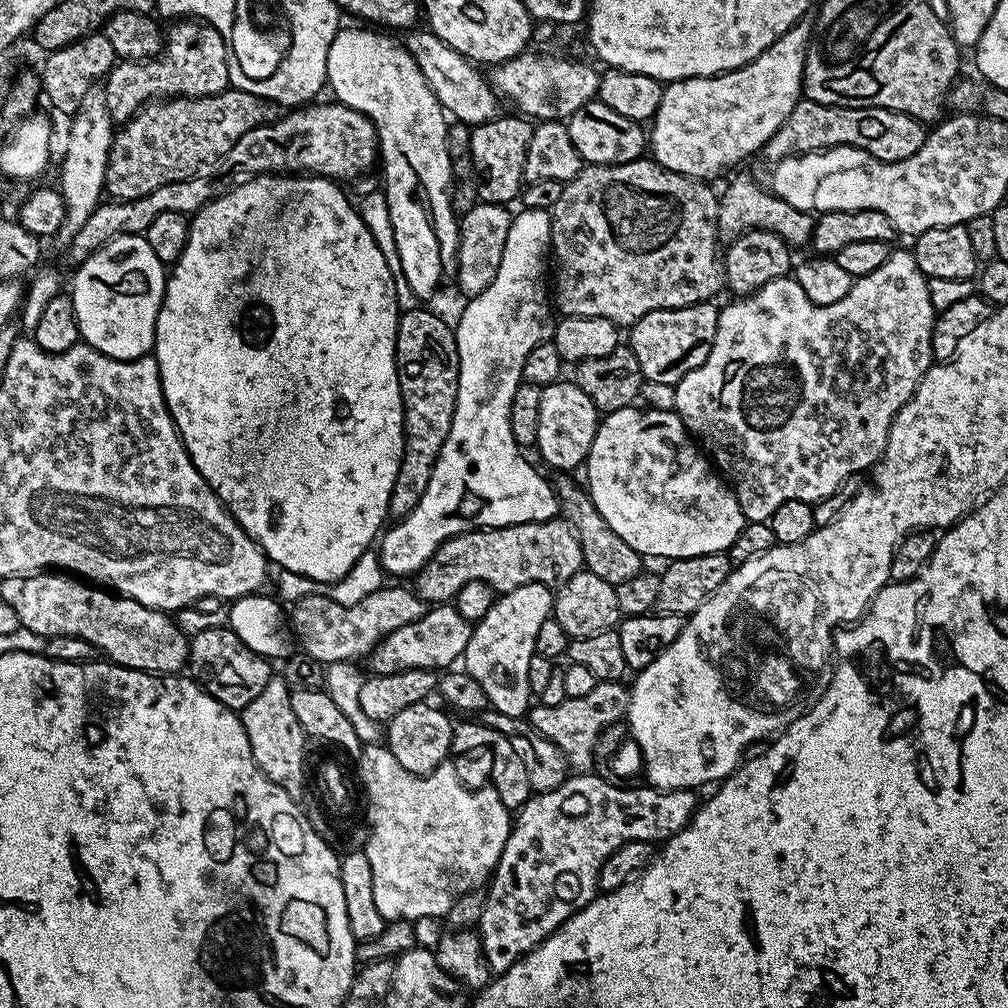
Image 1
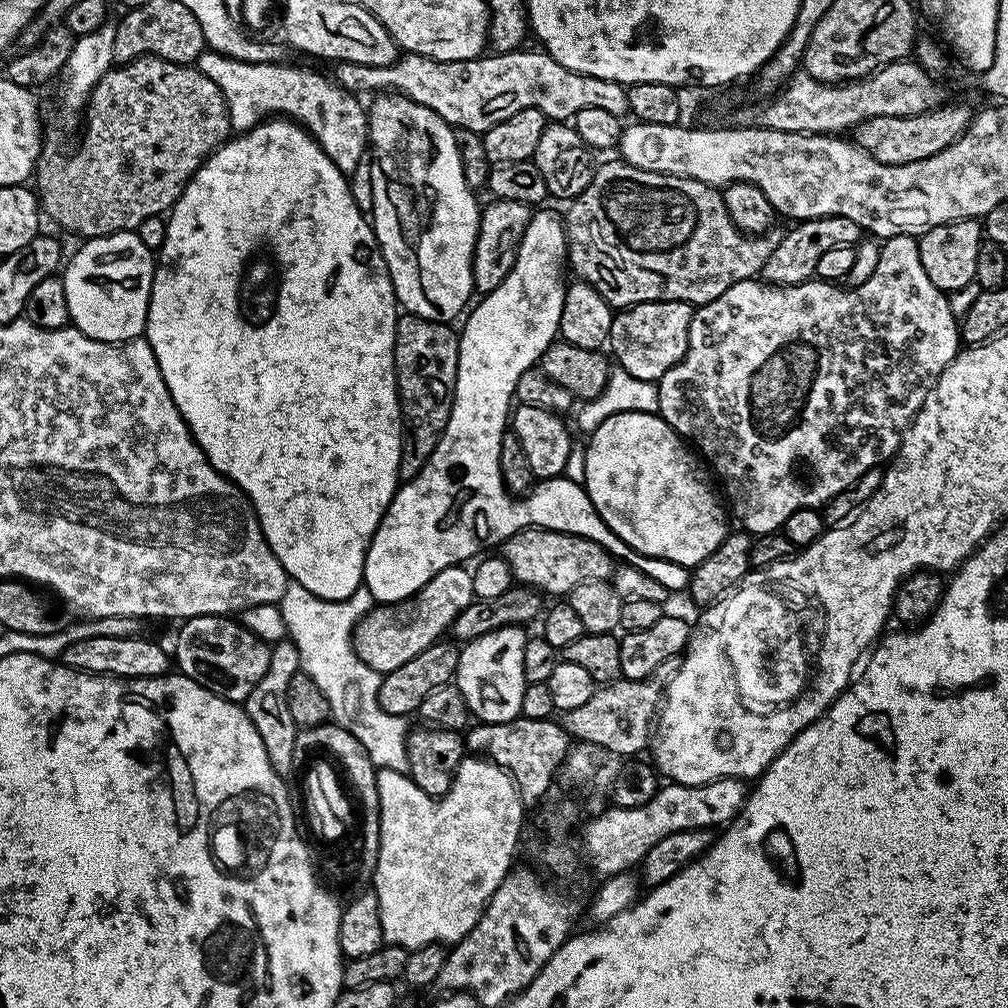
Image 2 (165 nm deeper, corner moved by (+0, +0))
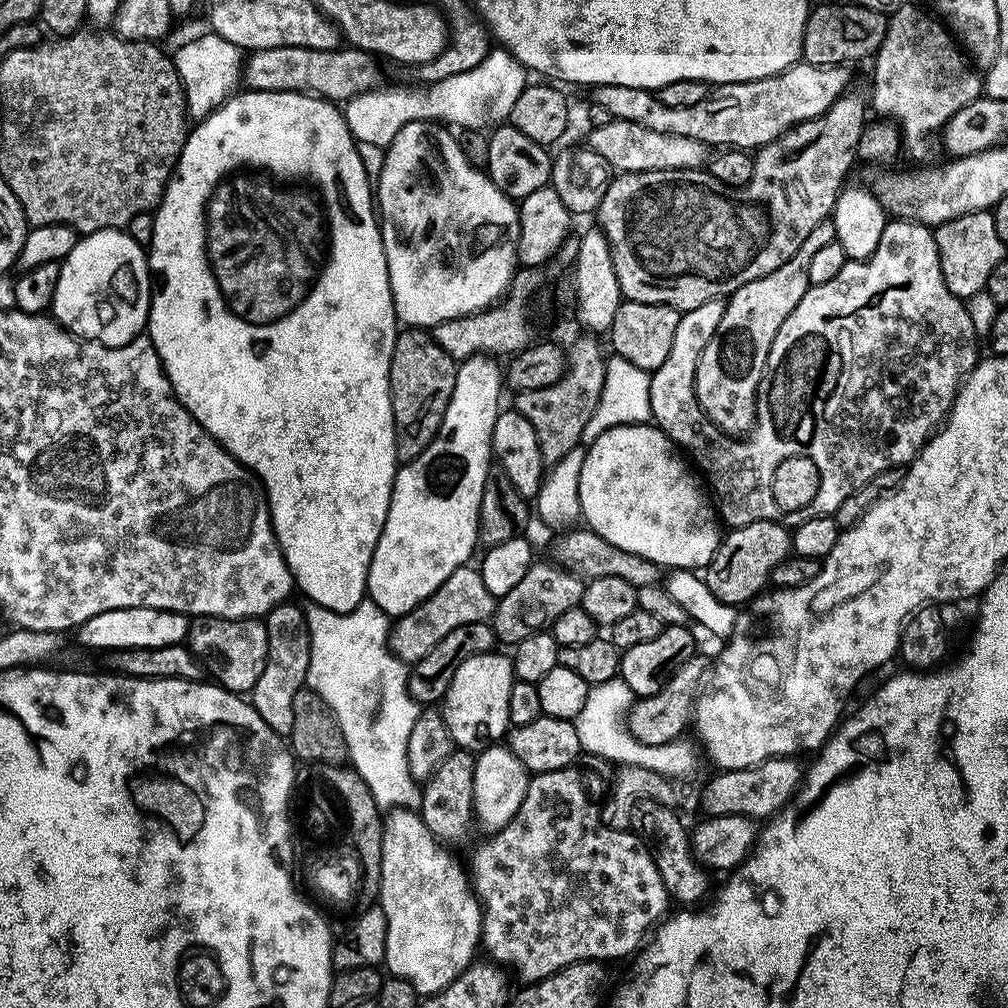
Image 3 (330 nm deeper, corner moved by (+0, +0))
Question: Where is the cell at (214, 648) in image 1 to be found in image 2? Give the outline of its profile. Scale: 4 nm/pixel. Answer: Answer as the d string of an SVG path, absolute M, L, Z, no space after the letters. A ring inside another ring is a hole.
M231 615L226 616L190 616L183 621L180 633L176 636L176 652L174 648L174 664L183 675L188 676L194 682L206 686L214 694L226 698L230 702L243 705L248 695L262 682L262 674L270 666L270 644L247 629L239 619Z

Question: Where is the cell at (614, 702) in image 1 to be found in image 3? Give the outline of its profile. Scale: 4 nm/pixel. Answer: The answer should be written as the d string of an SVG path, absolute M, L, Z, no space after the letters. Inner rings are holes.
M703 654L691 656L678 671L653 696L639 697L633 703L632 709L626 714L628 729L638 742L646 746L662 746L671 740L679 740L685 735L684 727L689 727L694 716L694 705L702 685L710 672L710 660Z

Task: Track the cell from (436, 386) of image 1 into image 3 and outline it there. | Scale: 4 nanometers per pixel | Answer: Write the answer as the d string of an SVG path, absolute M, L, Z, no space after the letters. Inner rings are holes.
M405 327L397 331L394 354L390 362L390 398L394 414L396 435L396 459L407 462L418 458L426 446L438 434L446 406L450 406L450 394L454 394L454 378L457 361L453 360L438 342L434 342L431 331Z

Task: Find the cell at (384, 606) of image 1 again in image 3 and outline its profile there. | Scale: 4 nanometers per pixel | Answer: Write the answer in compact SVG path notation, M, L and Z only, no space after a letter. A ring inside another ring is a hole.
M465 566L454 570L454 574L450 574L450 578L446 578L446 582L442 582L442 586L438 586L438 590L430 594L430 598L414 606L414 610L399 616L391 625L388 647L398 659L411 666L431 648L438 646L438 642L442 642L442 638L446 638L450 630L458 630L458 626L466 622L491 621L492 614L496 611L496 601L497 597L492 596L482 583L479 567Z

